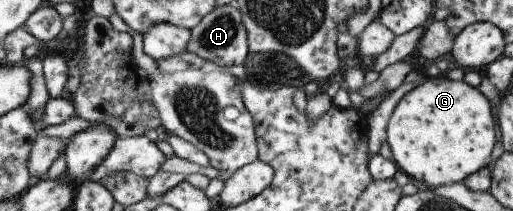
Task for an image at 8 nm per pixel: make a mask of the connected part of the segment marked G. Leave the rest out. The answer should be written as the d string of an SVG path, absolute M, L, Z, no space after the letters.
M427 77L413 89L405 93L396 103L385 127L385 142L388 144L391 159L398 170L409 180L430 190L461 182L466 176L483 168L489 162L494 147L492 130L492 109L488 100L462 80L453 81L442 77Z

